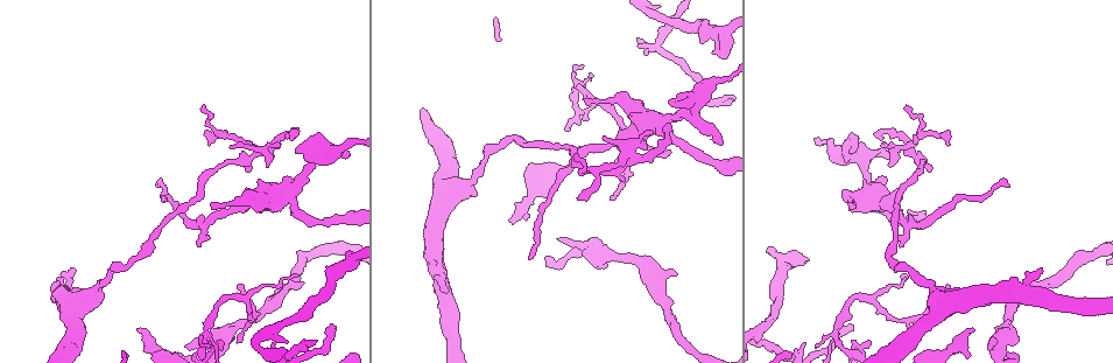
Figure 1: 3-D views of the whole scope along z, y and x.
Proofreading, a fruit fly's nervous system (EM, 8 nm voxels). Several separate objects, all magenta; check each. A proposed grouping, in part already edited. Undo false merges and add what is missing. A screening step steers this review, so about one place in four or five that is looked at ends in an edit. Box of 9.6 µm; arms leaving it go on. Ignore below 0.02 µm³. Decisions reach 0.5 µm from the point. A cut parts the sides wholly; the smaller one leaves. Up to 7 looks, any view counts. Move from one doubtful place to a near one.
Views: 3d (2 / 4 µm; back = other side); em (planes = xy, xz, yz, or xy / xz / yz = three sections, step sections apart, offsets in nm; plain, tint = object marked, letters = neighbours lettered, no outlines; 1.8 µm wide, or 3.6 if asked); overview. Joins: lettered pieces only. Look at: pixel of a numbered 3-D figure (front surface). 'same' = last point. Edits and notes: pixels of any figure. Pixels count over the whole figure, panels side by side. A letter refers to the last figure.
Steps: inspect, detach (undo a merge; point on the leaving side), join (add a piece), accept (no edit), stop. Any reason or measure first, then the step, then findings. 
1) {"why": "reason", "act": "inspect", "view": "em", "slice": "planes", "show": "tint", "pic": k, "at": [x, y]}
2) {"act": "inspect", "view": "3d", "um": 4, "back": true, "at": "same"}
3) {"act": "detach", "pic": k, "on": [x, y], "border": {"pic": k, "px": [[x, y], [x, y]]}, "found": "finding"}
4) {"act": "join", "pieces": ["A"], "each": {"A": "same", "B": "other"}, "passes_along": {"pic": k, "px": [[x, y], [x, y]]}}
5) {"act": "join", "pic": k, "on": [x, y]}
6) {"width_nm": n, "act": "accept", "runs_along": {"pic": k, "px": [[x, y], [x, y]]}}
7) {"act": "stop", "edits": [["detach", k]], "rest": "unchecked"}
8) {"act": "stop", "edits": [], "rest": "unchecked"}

{"why": "free end", "act": "inspect", "view": "em", "um": 3.6, "slice": "xy", "step": 16, "show": "letters", "pic": 1, "at": [333, 327]}

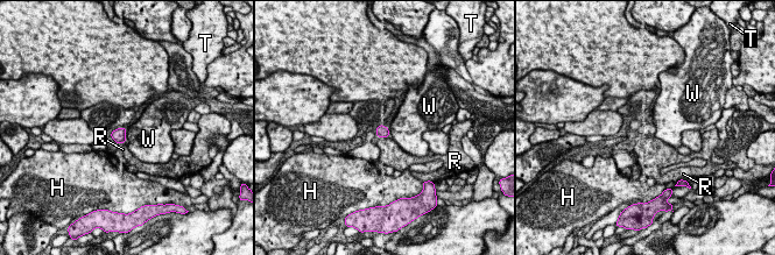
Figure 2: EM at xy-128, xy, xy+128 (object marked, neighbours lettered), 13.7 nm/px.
{"act": "inspect", "view": "em", "um": 3.6, "slice": "planes", "show": "letters", "at": "same"}

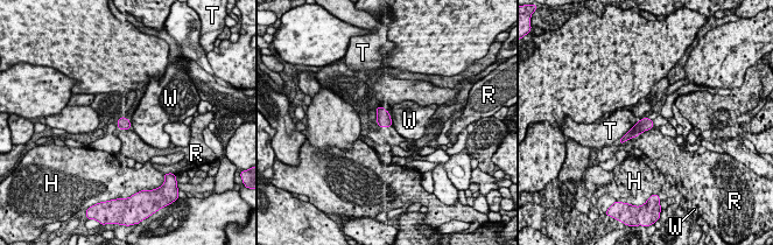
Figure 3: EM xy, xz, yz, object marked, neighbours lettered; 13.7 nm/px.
{"act": "accept", "each": {"H": "other", "R": "other", "T": "other", "W": "other"}, "border": {"pic": 3, "px": [[388, 112], [392, 124]]}, "found": "no lettered piece goes on from it"}

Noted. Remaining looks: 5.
{"act": "inspect", "view": "3d", "um": 4, "pic": 1, "at": [856, 149]}

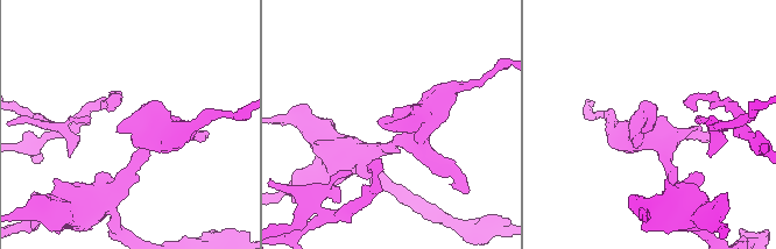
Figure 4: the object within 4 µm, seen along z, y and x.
{"act": "inspect", "view": "em", "slice": "planes", "show": "letters", "pic": 4, "at": [652, 124]}

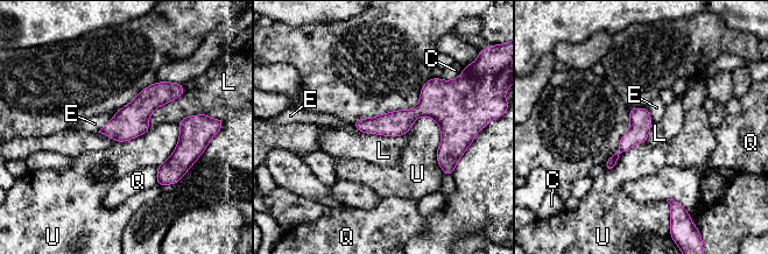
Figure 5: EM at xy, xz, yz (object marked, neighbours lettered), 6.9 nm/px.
{"act": "accept", "each": {"C": "other", "E": "other", "L": "other", "Q": "other", "U": "other"}, "runs_along": {"pic": 5, "px": [[357, 124], [438, 111], [453, 125]]}, "found": "none of them fits"}

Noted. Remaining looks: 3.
{"why": "end of a long branch", "act": "inspect", "view": "em", "slice": "yz", "step": 8, "show": "letters", "pic": 1, "at": [973, 328]}

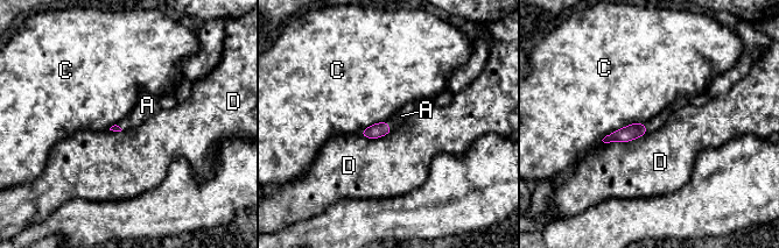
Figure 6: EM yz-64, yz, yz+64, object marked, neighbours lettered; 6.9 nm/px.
{"why": "cut it another way", "act": "inspect", "view": "em", "slice": "xz", "step": 4, "show": "letters", "at": "same"}

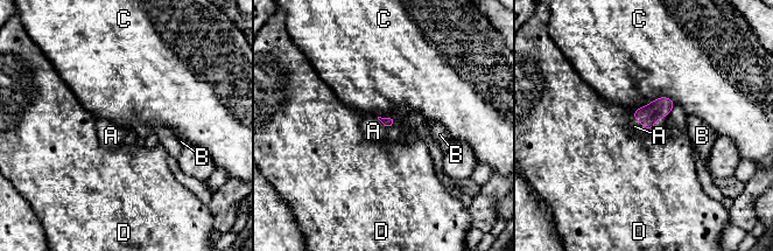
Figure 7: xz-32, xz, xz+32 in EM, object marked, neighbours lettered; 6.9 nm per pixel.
{"act": "join", "pieces": ["A"], "each": {"A": "same", "B": "other", "C": "other", "D": "other"}, "passes_along": {"pic": 7, "px": [[660, 107], [641, 123], [634, 126]]}, "found": "it goes on there"}

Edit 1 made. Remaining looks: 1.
{"act": "stop", "edits": [["join", 7]], "rest": "unchecked"}

